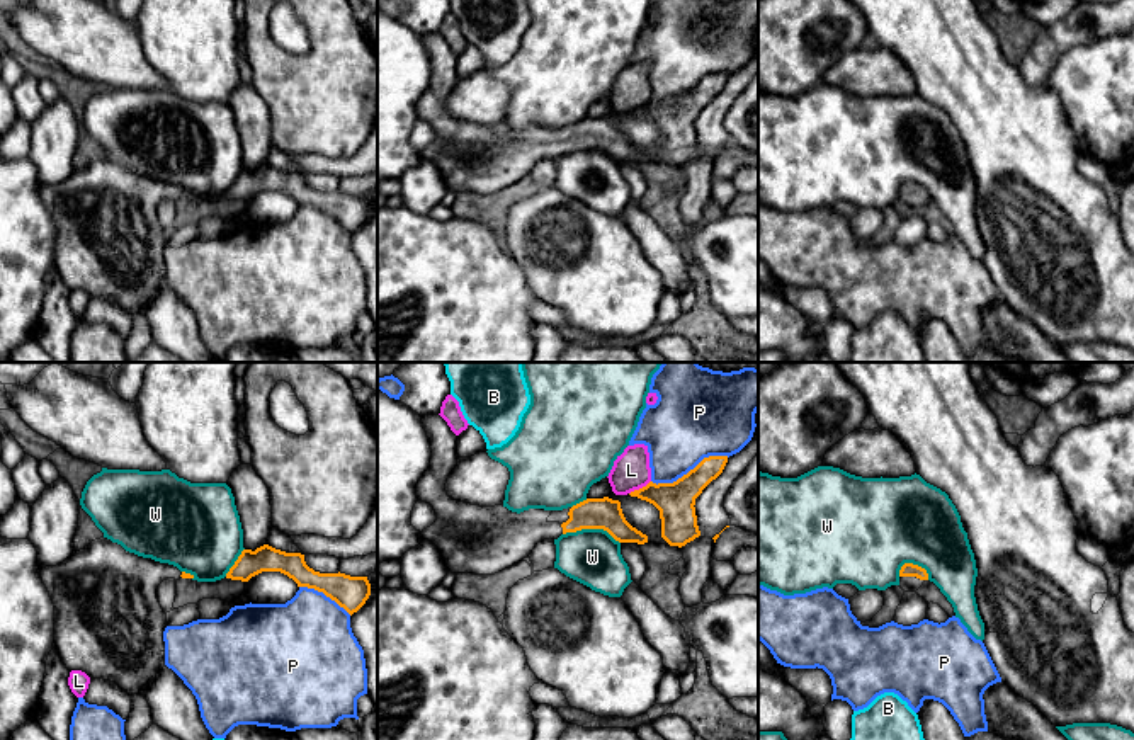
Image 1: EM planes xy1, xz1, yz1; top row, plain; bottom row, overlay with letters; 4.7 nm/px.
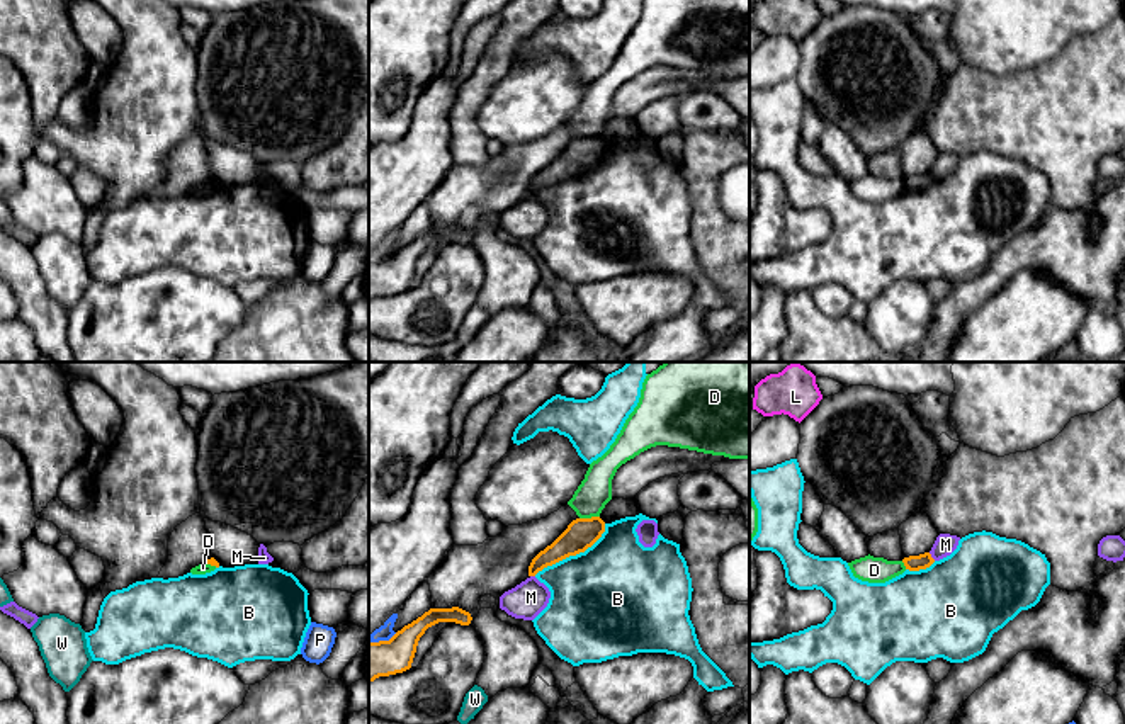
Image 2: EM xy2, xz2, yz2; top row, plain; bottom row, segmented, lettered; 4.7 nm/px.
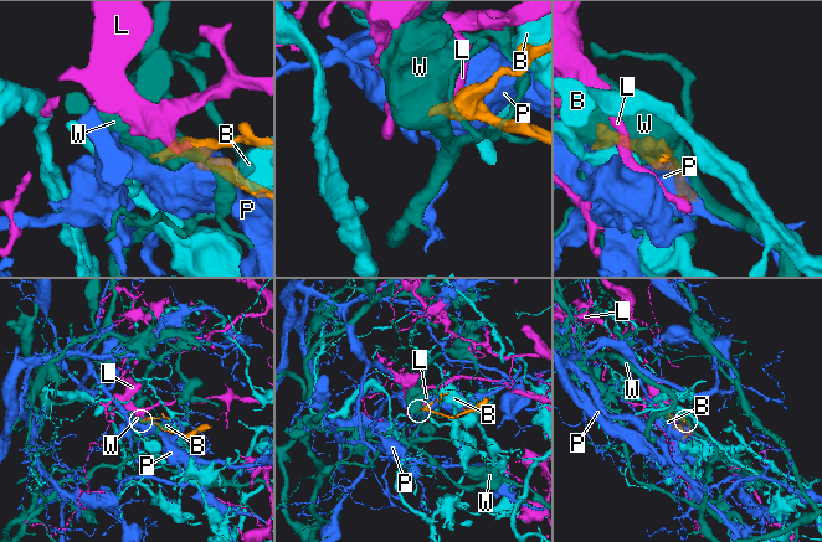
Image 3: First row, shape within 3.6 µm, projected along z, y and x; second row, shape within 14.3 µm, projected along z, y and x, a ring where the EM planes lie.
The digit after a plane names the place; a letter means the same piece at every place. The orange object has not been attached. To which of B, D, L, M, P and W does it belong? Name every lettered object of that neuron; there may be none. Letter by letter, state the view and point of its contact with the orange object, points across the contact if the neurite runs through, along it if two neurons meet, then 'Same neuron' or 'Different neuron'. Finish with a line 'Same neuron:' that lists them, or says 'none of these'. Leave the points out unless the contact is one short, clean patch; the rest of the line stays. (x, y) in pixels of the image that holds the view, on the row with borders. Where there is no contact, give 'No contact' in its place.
B: Touches orange at xz2 (573, 554). Different neuron
D: Touches orange at xz2 (588, 519). Boundary: xz2 (599, 515), (580, 519). Different neuron
L: Touches orange at xz1 (640, 489). Boundary: xz1 (650, 480), (629, 494). Different neuron
M: Touches orange at yz2 (930, 556). Different neuron
P: Touches orange at xz1 (691, 470). Different neuron
W: Touches orange at xz1 (592, 528). Boundary: xz1 (563, 533), (606, 529), (619, 543). Different neuron
Same neuron: none of these

